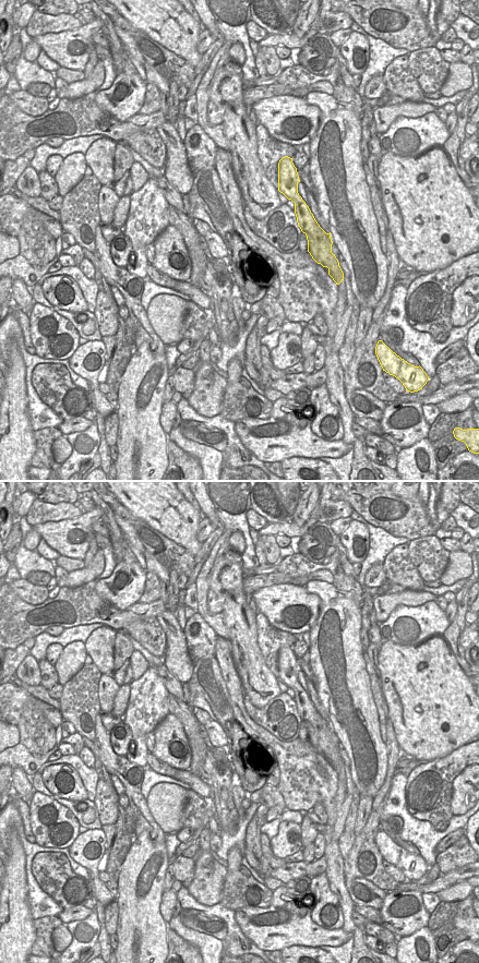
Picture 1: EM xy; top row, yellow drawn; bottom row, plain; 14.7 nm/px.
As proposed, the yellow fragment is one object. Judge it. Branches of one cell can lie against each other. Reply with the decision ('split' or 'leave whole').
leave whole

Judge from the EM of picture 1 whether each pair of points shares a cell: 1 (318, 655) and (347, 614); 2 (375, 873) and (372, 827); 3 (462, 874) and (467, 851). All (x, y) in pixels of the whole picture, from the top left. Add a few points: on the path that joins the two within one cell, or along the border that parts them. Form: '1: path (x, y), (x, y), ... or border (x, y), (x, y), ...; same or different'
1: path (327, 646), (343, 630), (343, 624); same
2: path (376, 862), (374, 854), (370, 850), (370, 838); same
3: border (467, 863), (448, 870), (444, 875); different

